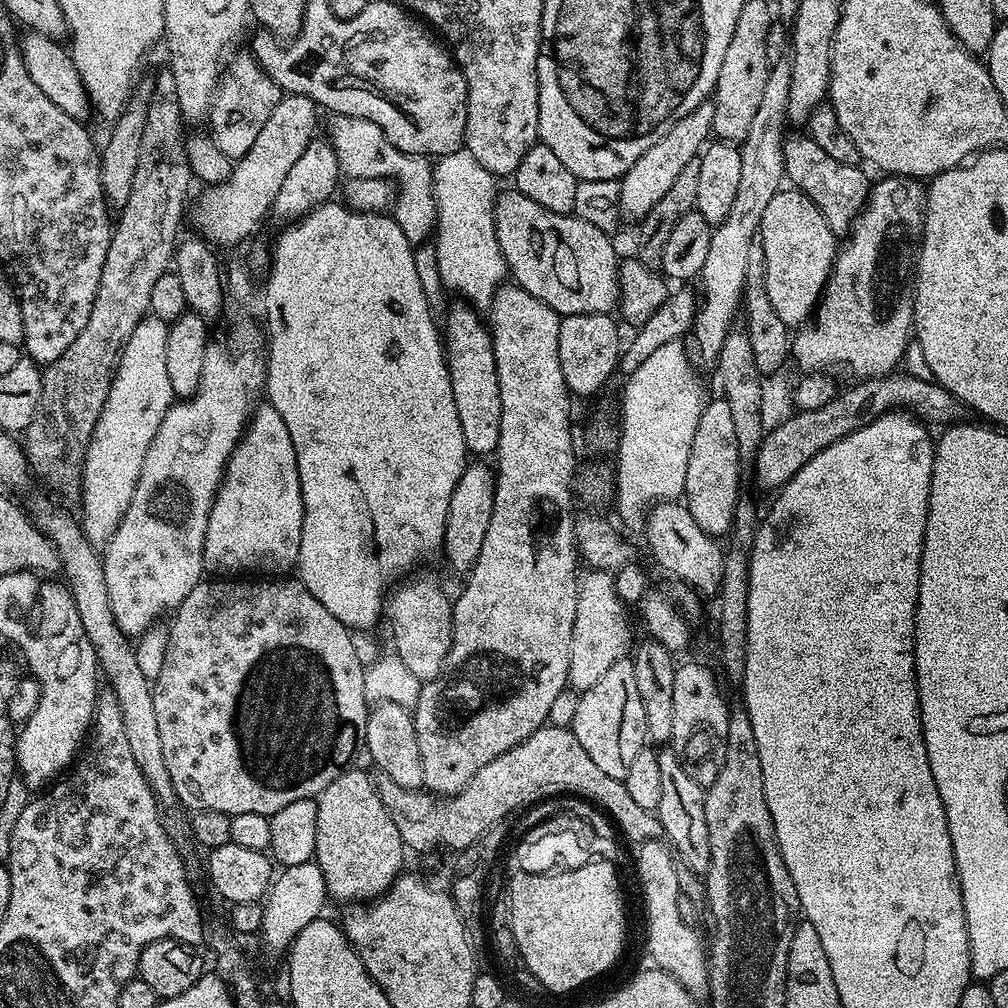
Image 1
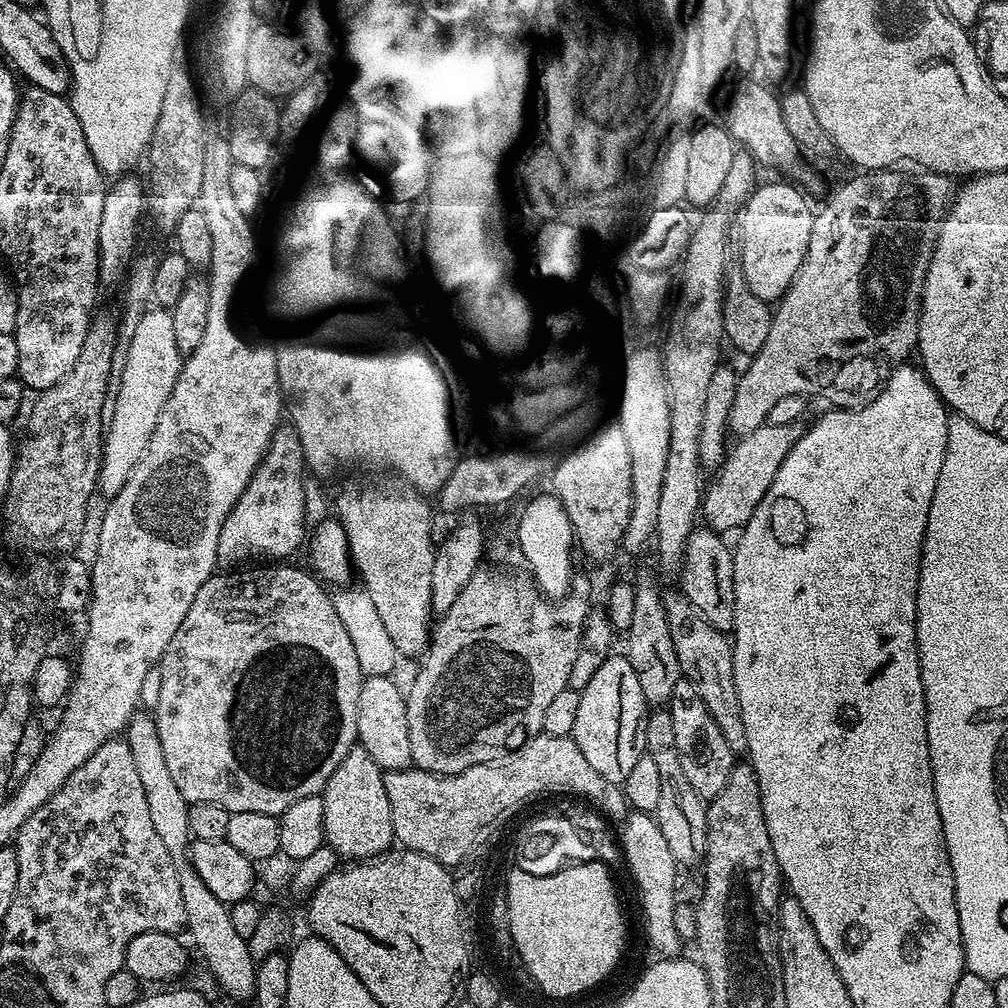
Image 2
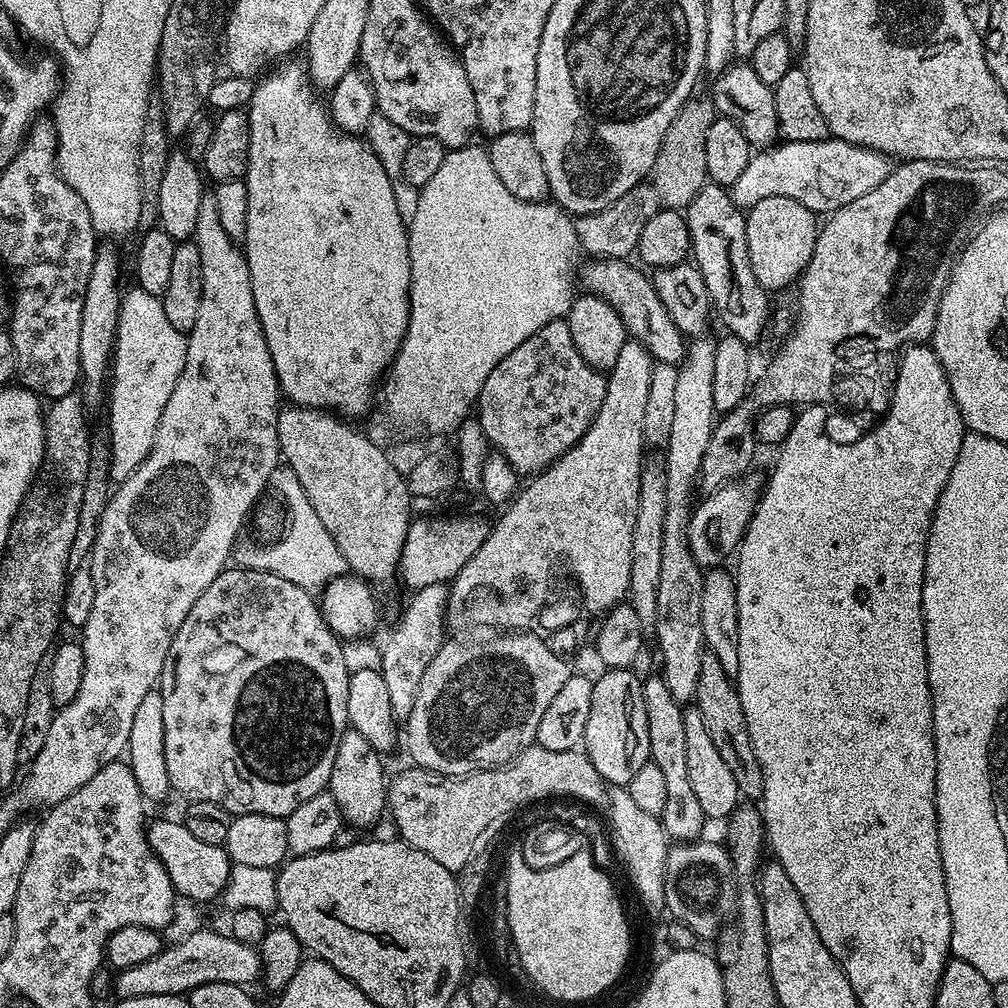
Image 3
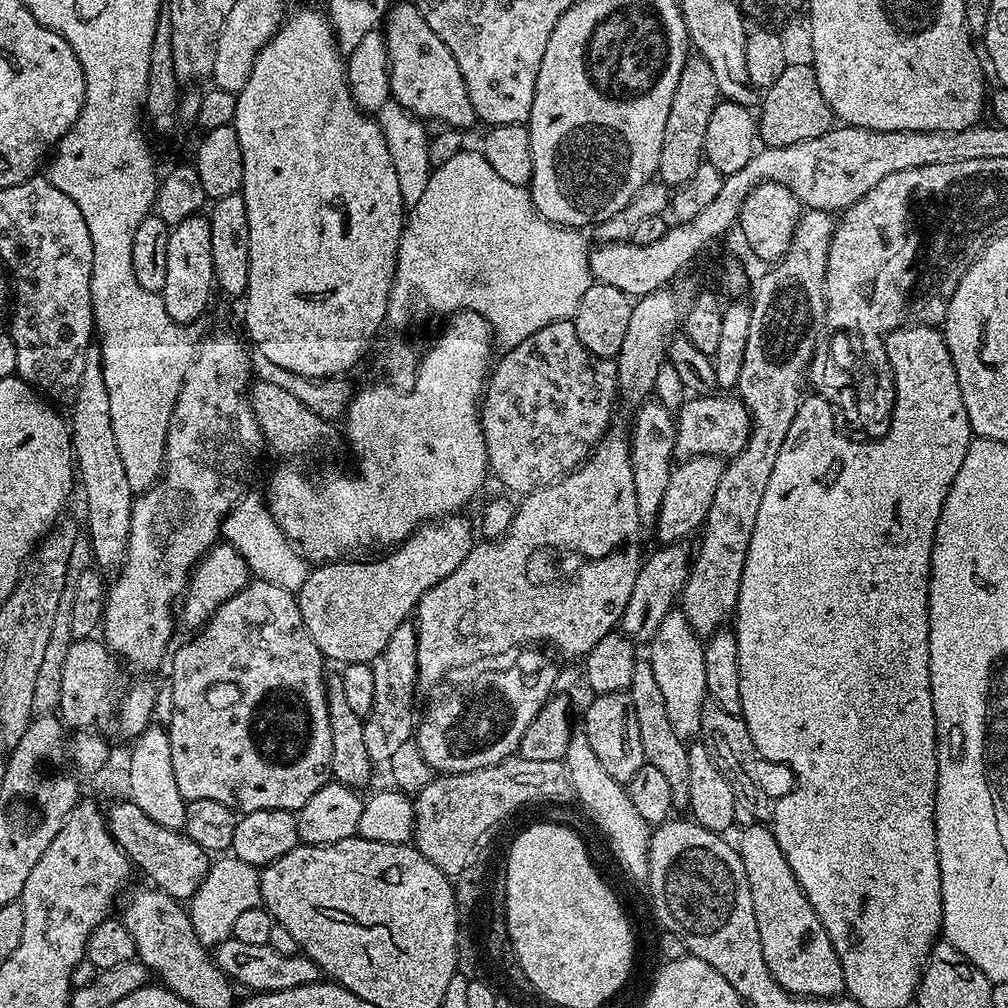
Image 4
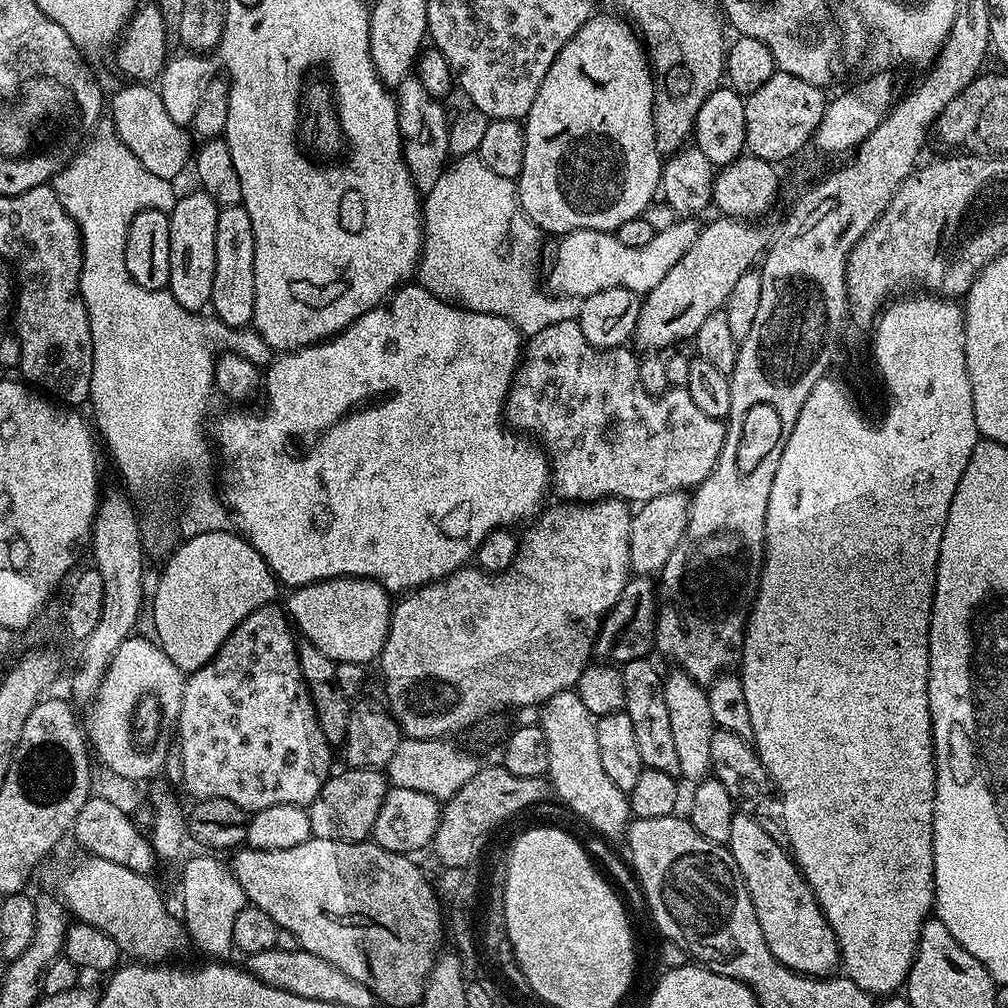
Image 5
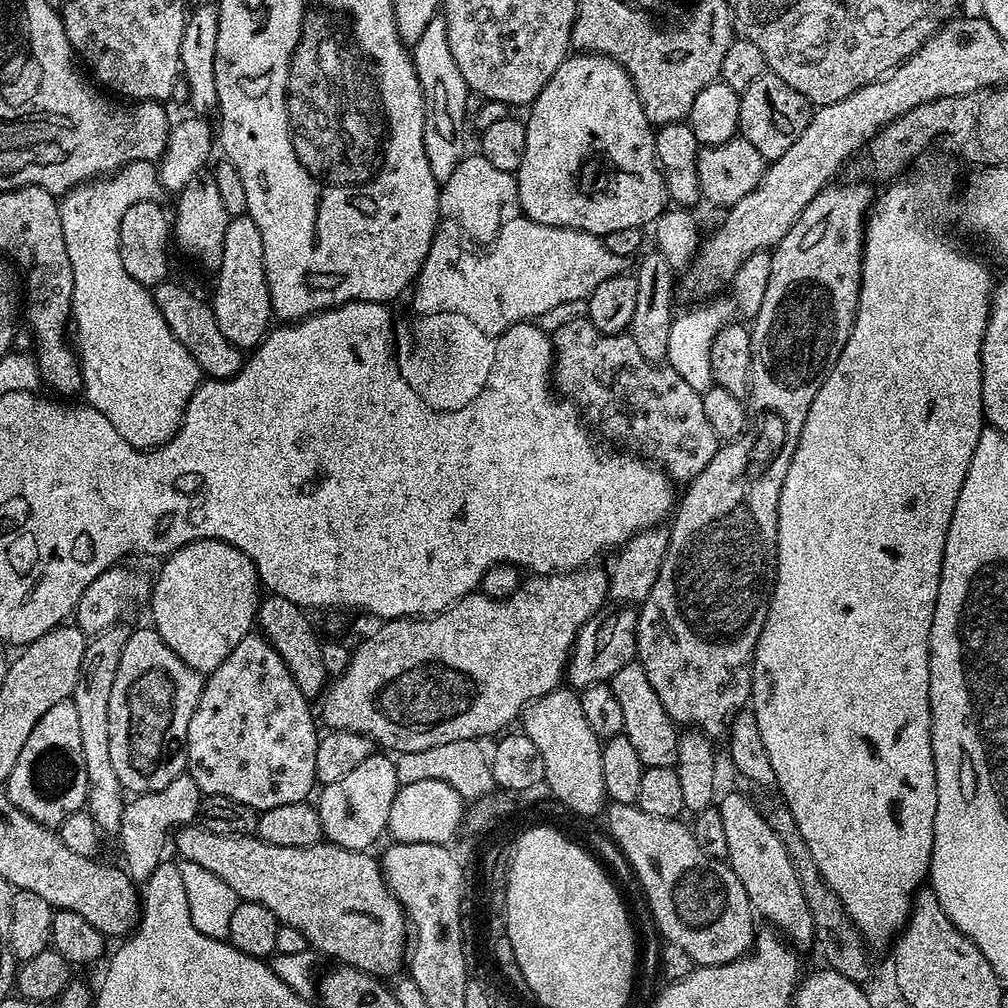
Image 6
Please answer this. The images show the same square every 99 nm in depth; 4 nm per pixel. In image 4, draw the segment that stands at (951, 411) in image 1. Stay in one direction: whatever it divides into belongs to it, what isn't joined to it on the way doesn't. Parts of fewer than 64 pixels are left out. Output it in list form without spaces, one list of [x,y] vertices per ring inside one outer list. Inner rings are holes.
[[[683,543],[663,545],[652,557],[645,559],[638,570],[638,578],[634,578],[634,590],[630,590],[630,602],[626,602],[626,610],[620,616],[619,631],[633,642],[651,641],[652,635],[662,626],[662,618],[677,603],[680,591],[688,577],[690,552],[684,549]]]

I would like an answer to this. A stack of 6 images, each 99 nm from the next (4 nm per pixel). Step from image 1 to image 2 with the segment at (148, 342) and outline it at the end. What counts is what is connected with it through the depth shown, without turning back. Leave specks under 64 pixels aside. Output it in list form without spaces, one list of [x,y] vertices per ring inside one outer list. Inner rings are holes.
[[[159,306],[149,307],[142,316],[142,322],[135,327],[122,371],[122,386],[119,387],[114,418],[106,425],[102,436],[99,495],[111,498],[122,490],[122,486],[126,486],[126,478],[130,478],[134,466],[138,466],[142,450],[146,450],[150,434],[154,434],[154,426],[158,426],[158,414],[162,414],[162,406],[166,406],[166,398],[170,398],[170,390],[174,390],[177,371],[178,353],[171,311]]]

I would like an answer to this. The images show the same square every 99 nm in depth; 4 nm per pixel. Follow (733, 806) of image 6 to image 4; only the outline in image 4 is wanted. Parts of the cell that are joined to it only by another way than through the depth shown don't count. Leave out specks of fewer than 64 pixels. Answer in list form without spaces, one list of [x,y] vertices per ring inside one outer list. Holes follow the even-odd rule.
[[[764,822],[749,825],[740,836],[738,851],[750,882],[762,958],[766,958],[774,982],[791,996],[815,996],[817,1000],[843,997],[842,962],[830,942],[830,934],[826,934],[826,926],[814,914],[814,906],[810,906],[798,878],[794,878],[794,870],[790,870],[790,862],[786,862],[786,854],[782,854],[771,827]]]

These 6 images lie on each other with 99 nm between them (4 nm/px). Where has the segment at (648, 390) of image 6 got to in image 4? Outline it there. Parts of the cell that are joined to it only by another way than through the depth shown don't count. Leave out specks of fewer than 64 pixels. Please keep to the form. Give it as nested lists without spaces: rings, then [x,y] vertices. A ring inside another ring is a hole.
[[[571,320],[550,322],[550,326],[542,326],[542,330],[534,330],[534,334],[530,334],[530,338],[526,338],[526,342],[518,342],[518,346],[507,349],[501,356],[504,357],[501,360],[499,357],[491,369],[488,383],[480,402],[480,425],[486,442],[488,471],[493,477],[497,476],[509,488],[509,493],[520,492],[519,494],[527,494],[537,492],[540,488],[550,486],[555,480],[560,480],[563,476],[567,476],[579,464],[583,464],[588,459],[588,455],[590,455],[593,448],[599,444],[604,433],[609,431],[611,424],[608,423],[612,420],[612,411],[615,410],[616,404],[618,405],[616,362],[615,359],[607,356],[592,356],[590,350],[586,350],[586,346],[582,346],[582,342],[576,333],[576,327],[573,326]],[[720,394],[715,400],[715,395],[697,395],[695,398],[685,399],[684,403],[675,413],[676,426],[676,449],[681,457],[690,456],[714,456],[721,458],[731,458],[737,456],[748,444],[749,434],[751,432],[751,416],[746,410],[744,404],[732,394]]]

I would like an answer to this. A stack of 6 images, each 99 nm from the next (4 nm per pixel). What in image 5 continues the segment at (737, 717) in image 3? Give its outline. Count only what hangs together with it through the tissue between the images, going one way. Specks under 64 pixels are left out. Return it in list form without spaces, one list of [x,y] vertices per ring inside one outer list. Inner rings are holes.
[[[717,729],[713,731],[711,738],[711,762],[715,779],[726,787],[726,792],[730,794],[737,811],[745,816],[753,817],[758,826],[761,826],[774,842],[787,847],[788,835],[784,819],[780,814],[779,797],[755,749],[743,737]]]

